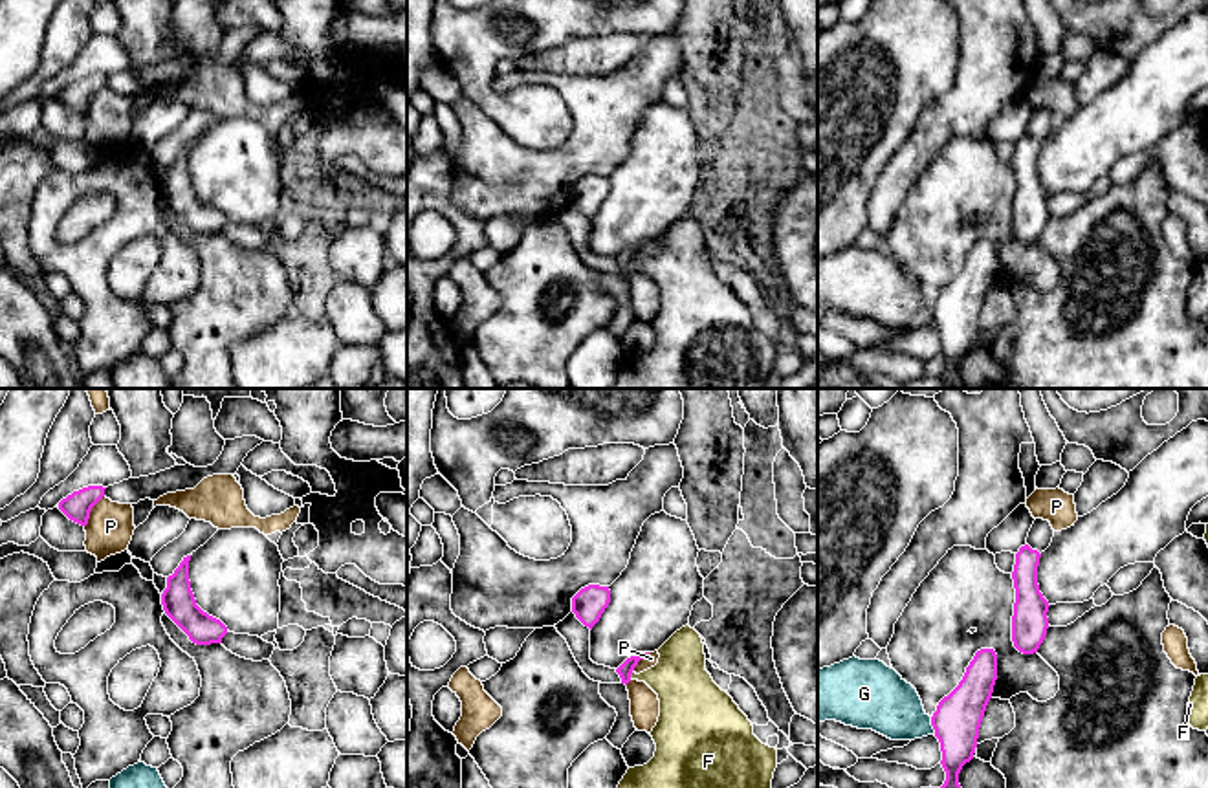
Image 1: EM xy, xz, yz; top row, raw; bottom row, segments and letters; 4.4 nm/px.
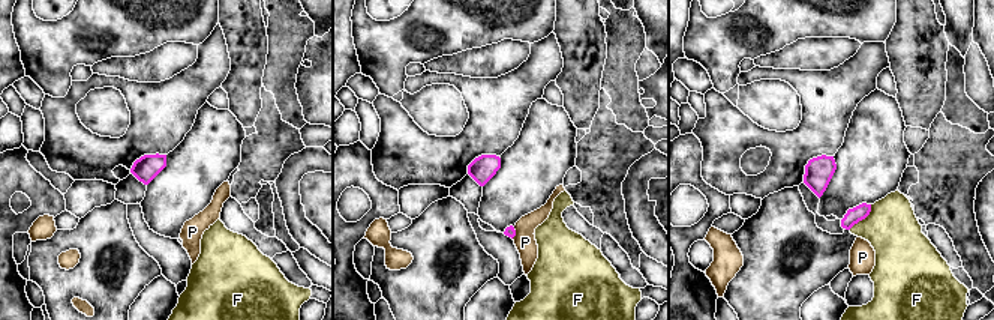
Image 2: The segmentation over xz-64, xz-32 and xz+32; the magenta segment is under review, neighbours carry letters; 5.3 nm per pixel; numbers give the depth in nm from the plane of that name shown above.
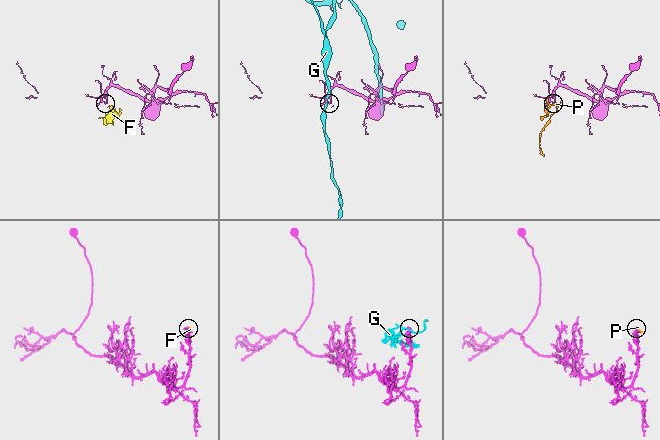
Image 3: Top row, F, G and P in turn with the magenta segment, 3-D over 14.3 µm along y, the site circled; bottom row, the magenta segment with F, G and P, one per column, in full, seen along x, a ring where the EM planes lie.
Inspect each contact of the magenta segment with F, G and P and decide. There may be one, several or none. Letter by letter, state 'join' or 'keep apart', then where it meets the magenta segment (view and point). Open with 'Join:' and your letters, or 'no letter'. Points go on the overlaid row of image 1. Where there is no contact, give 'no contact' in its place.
Join: no letter
F: keep apart | xz (629, 677)
G: keep apart | yz (932, 724)
P: keep apart | xy (90, 510)

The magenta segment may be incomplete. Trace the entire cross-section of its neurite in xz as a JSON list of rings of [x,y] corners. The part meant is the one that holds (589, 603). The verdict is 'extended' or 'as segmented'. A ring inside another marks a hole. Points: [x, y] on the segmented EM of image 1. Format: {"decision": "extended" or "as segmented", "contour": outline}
{"decision": "as segmented", "contour": [[[588,585],[572,597],[572,612],[592,630],[610,603],[609,586]]]}

